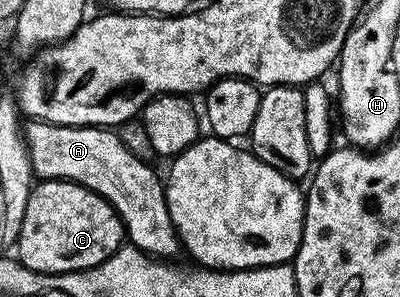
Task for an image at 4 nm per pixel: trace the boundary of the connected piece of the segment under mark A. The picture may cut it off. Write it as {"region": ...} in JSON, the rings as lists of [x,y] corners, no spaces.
{"region":[[[39,120],[29,121],[23,127],[23,132],[32,160],[32,173],[37,179],[79,182],[81,186],[102,196],[116,209],[118,216],[124,222],[127,241],[138,247],[143,254],[150,254],[153,258],[172,260],[175,259],[176,253],[181,253],[180,235],[176,233],[176,226],[172,223],[172,217],[168,211],[168,195],[161,175],[159,178],[151,170],[153,167],[149,163],[138,160],[134,152],[126,149],[126,144],[122,144],[119,133],[99,126],[59,126],[53,122]]]}

